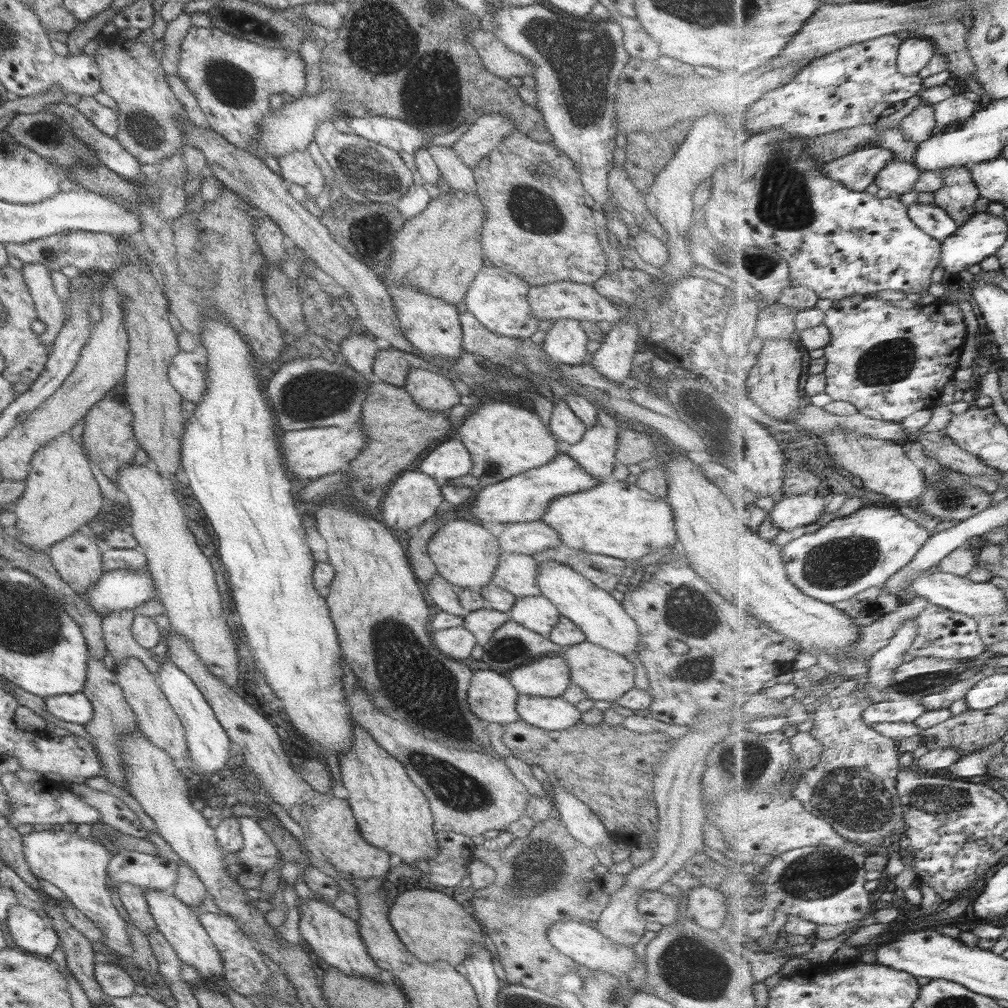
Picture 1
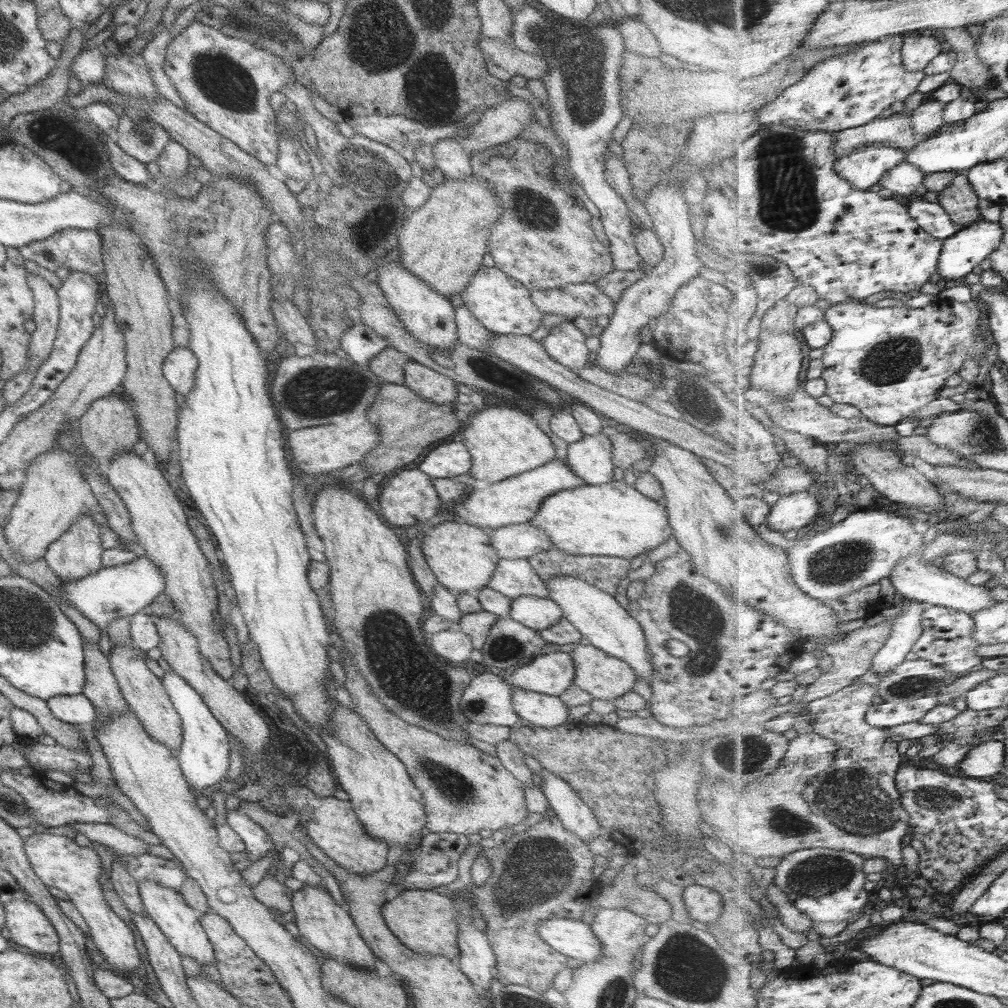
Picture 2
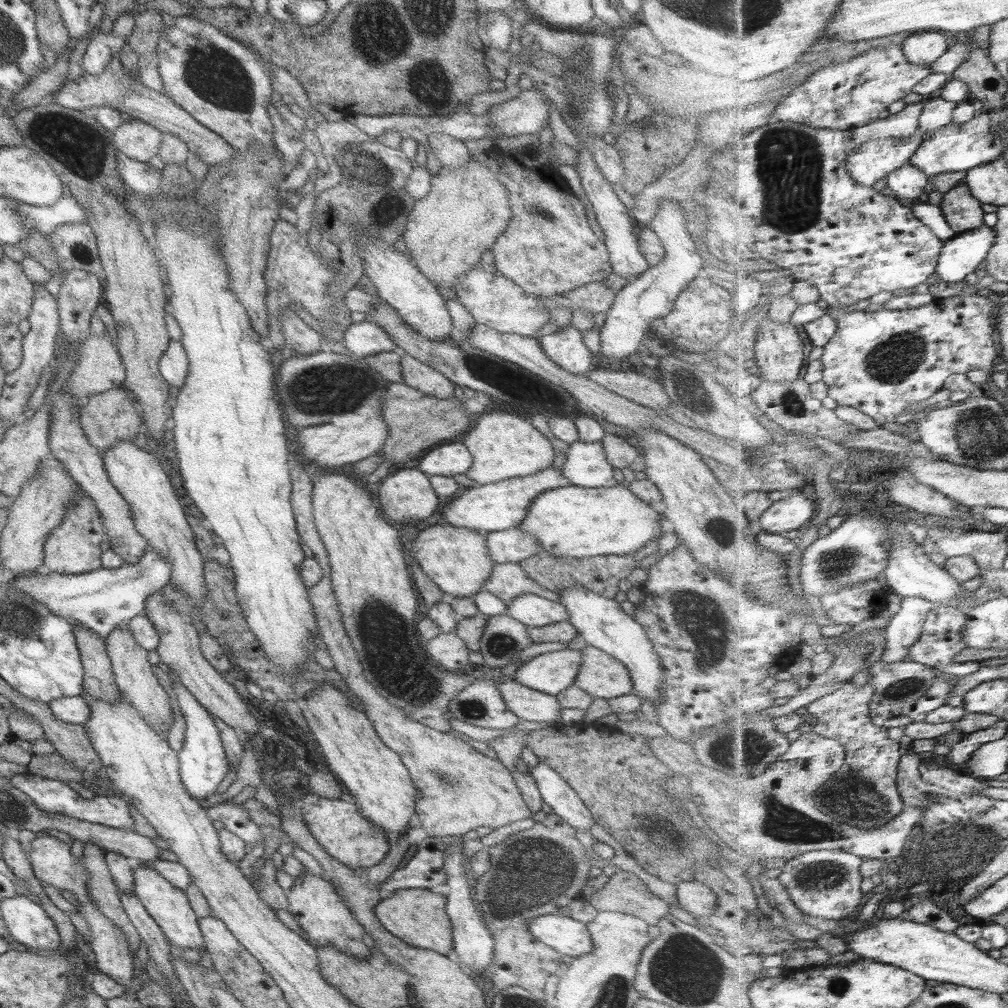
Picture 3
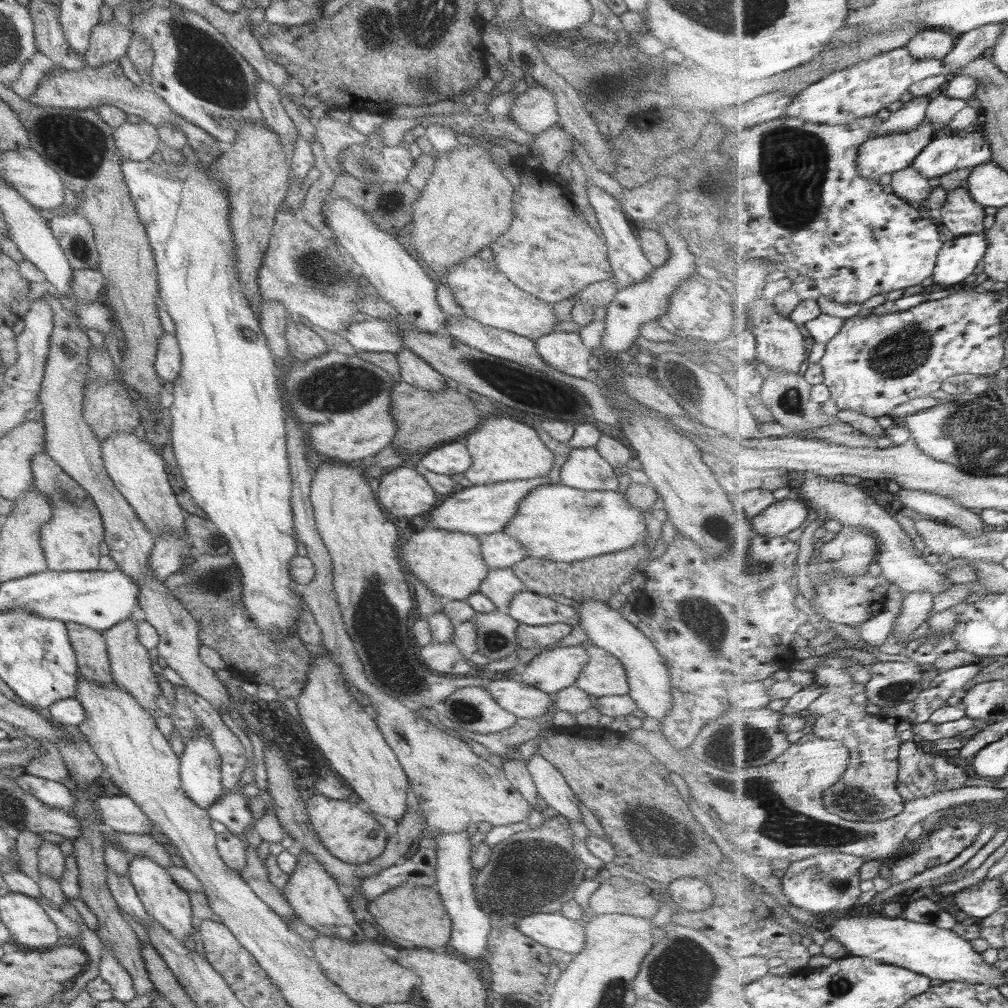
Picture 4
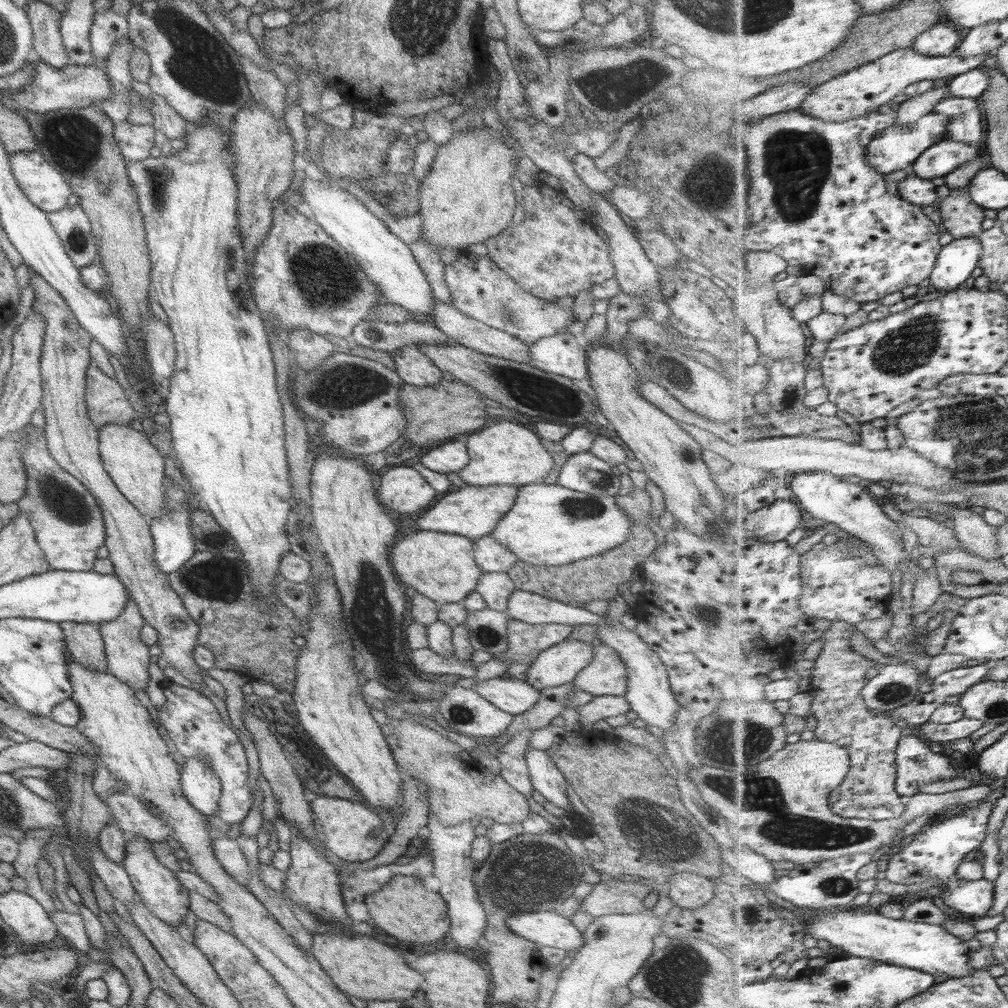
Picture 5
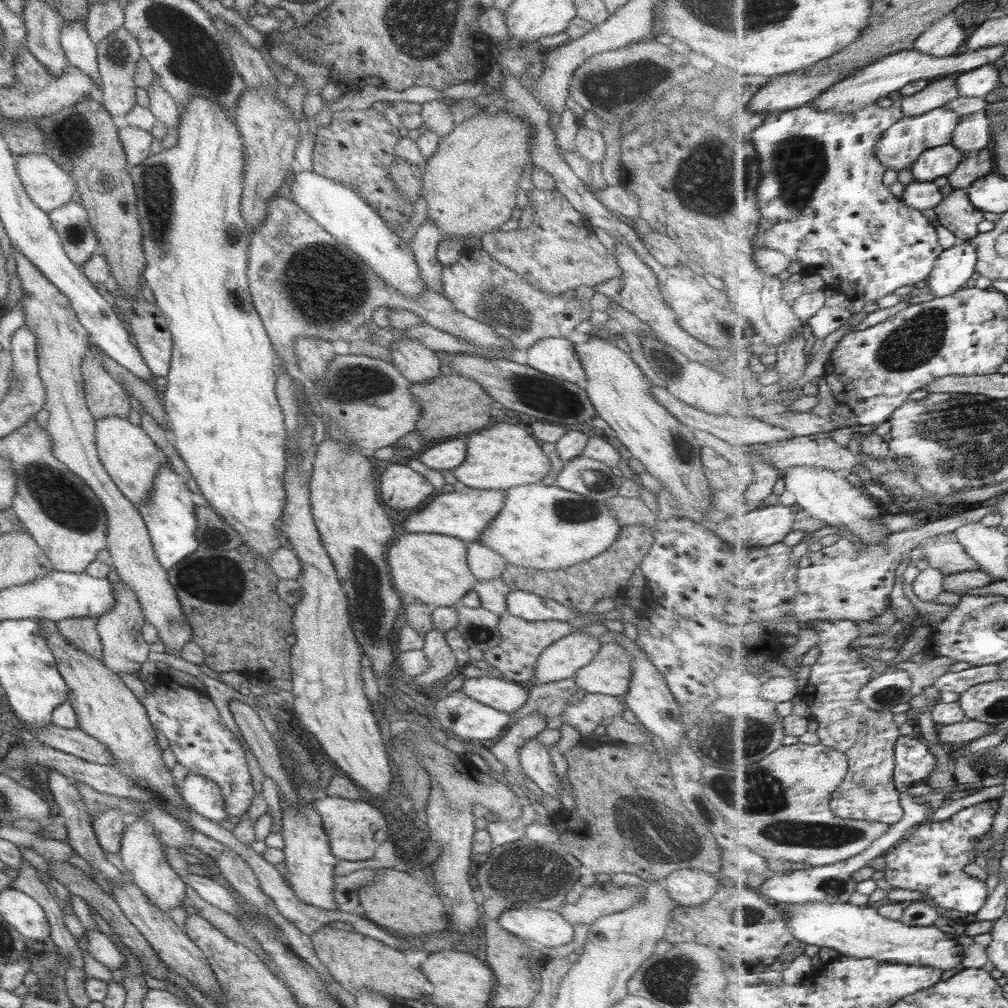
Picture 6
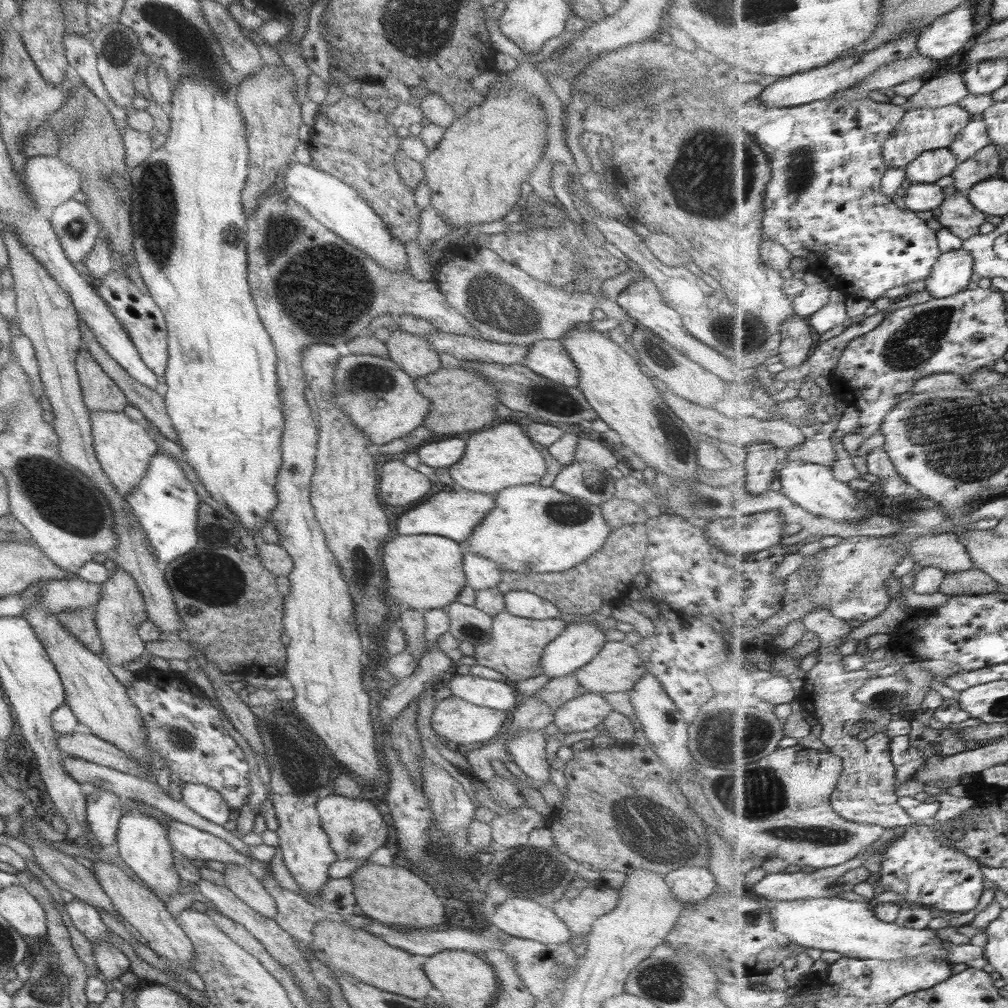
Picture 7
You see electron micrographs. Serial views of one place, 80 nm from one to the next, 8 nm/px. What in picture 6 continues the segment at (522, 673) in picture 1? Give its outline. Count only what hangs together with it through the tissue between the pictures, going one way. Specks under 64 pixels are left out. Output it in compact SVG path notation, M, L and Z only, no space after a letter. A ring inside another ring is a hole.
M573 629L539 653L530 680L539 685L572 678L578 668L593 658L599 645L597 638Z

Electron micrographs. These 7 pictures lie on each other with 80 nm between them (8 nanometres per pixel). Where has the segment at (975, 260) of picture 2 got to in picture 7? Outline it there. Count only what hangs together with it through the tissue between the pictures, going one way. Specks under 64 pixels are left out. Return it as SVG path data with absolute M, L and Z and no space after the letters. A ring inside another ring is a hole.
M967 249L944 252L934 271L924 280L932 298L947 298L967 290L973 276L975 259Z

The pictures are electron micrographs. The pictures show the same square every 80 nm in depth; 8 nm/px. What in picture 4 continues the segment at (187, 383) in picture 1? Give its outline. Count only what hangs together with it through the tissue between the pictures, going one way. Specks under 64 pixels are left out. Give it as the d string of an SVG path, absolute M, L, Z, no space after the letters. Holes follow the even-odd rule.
M164 332L157 341L153 366L163 382L173 382L180 369L180 350L173 334Z

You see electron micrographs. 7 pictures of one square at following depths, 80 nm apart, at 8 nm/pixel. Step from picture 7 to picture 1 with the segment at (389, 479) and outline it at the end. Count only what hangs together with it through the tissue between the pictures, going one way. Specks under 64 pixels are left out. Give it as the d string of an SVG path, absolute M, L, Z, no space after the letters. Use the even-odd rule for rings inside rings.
M405 471L395 478L390 488L382 492L380 500L381 520L387 528L405 532L413 526L430 519L440 508L444 507L438 482L421 472Z

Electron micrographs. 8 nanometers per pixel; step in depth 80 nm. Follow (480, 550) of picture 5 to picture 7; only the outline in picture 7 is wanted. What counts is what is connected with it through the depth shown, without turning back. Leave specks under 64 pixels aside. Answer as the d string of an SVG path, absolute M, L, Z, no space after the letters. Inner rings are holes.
M463 551L463 553L461 570L467 587L478 591L497 586L501 578L501 571L497 568L497 564L467 551Z

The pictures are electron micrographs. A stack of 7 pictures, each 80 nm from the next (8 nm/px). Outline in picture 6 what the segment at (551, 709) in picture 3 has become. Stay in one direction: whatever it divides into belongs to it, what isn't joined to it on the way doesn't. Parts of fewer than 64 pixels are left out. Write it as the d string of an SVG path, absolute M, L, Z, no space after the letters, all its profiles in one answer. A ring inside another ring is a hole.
M481 675L477 678L464 678L459 691L470 699L487 705L488 708L508 715L522 708L529 689L520 683L506 681L496 676Z

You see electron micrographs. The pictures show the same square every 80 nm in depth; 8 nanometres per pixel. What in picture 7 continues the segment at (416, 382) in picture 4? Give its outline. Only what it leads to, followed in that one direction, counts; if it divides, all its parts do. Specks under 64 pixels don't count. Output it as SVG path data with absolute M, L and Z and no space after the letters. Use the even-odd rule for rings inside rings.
M397 329L385 334L382 343L388 350L388 359L409 378L421 378L440 369L438 352L423 337Z

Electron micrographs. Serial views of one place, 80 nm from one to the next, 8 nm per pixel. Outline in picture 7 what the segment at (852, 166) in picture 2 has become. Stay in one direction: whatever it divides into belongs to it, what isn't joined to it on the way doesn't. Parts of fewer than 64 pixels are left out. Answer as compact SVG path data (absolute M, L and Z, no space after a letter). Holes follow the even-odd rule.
M960 104L935 108L917 108L906 111L904 119L895 127L893 134L883 145L883 156L888 168L908 168L919 155L938 148L950 148L957 140L959 132L974 116Z

